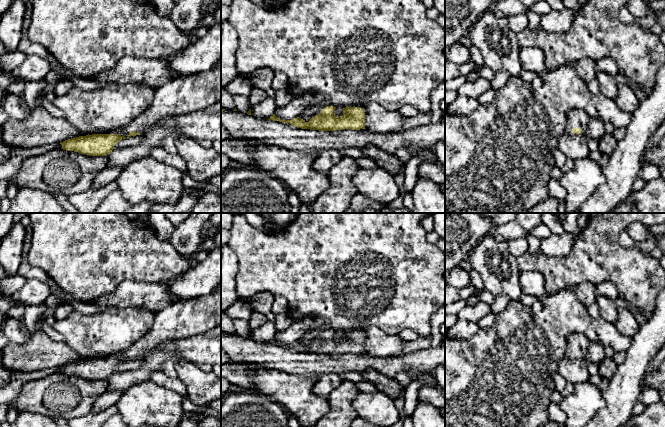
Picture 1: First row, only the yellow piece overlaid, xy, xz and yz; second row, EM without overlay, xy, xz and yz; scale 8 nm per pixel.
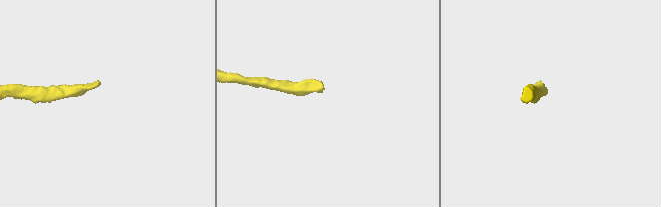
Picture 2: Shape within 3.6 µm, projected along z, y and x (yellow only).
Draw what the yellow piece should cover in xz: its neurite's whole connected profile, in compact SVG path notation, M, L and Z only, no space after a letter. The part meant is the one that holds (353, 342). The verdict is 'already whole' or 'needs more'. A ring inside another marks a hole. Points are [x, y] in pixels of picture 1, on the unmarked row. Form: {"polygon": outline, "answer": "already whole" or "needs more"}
{"polygon": "M335 330L324 331L319 338L313 340L308 346L297 341L292 344L280 344L273 338L268 344L290 347L292 350L301 353L336 355L336 354L360 354L365 353L365 337L361 331L345 331L343 339L336 341Z", "answer": "already whole"}

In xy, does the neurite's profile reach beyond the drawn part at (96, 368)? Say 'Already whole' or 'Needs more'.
Needs more

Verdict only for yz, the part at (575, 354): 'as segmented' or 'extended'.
extended

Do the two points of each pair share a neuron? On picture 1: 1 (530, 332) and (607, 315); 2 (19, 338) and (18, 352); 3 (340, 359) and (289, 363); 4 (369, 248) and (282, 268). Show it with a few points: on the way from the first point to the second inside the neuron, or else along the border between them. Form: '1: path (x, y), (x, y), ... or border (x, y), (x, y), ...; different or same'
1: border (600, 316), (613, 324); different
2: border (28, 340), (23, 343), (10, 342); different
3: path (327, 363), (302, 363); same
4: path (347, 259), (333, 263), (304, 263); same

